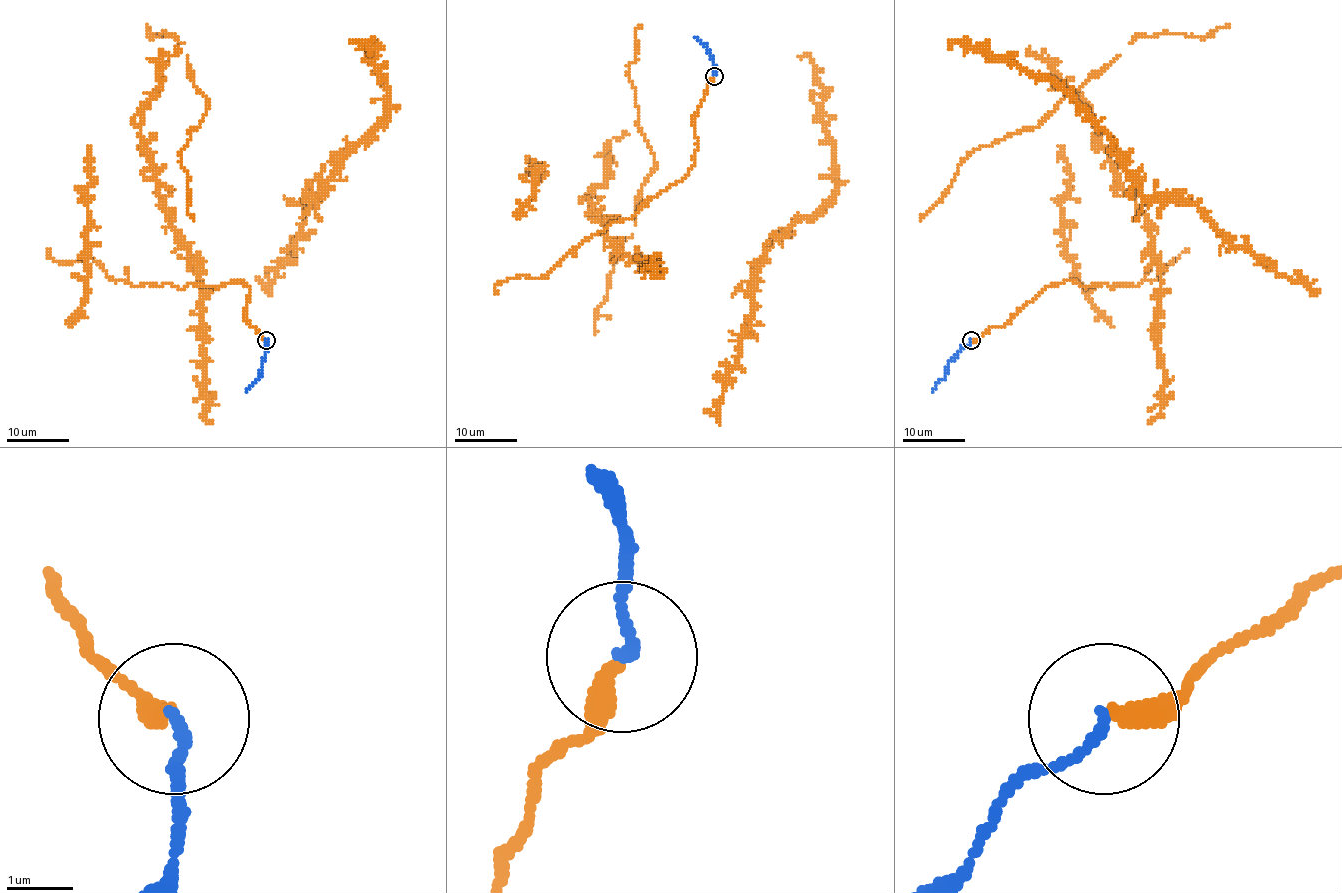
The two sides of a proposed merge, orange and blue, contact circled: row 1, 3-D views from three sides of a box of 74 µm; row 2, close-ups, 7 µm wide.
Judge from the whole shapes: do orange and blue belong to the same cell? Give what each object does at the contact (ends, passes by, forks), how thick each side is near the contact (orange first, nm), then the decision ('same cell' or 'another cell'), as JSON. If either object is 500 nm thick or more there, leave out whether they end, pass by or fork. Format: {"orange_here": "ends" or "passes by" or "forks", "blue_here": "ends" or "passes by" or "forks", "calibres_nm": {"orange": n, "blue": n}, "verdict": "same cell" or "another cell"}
{"orange_here": "ends", "blue_here": "ends", "calibres_nm": {"orange": 340, "blue": 150}, "verdict": "same cell"}

